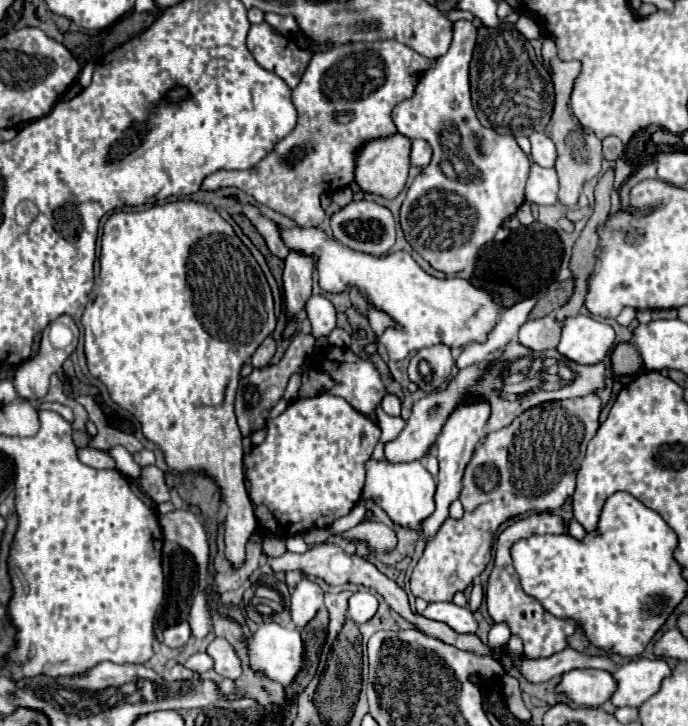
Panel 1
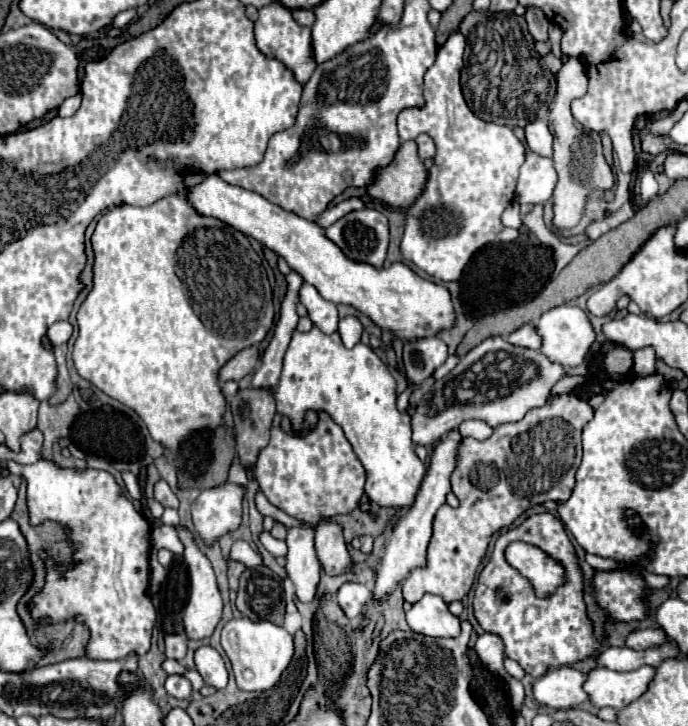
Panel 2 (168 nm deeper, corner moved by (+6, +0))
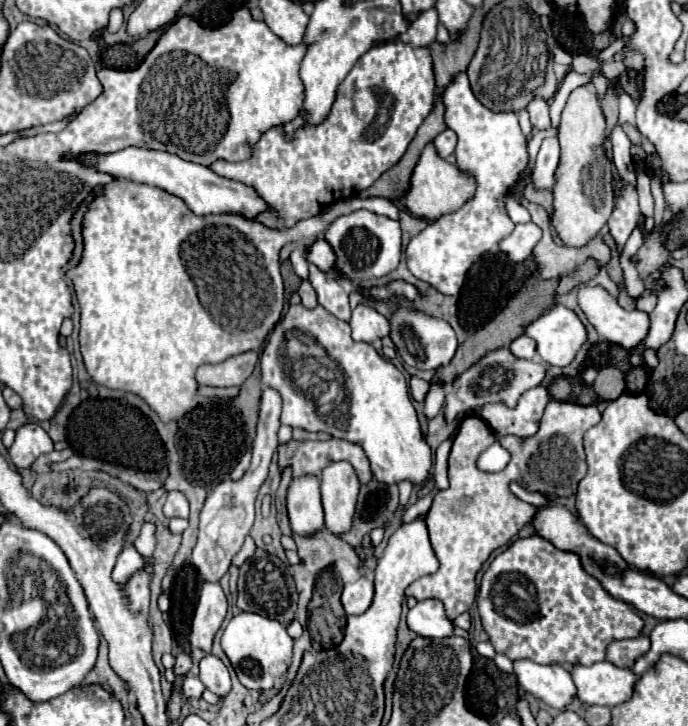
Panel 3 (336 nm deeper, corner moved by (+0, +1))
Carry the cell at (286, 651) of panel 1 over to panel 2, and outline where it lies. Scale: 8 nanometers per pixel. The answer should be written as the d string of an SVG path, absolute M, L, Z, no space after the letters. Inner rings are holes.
M246 617L232 619L224 625L222 629L222 649L226 651L236 683L242 691L268 691L272 689L284 669L288 667L292 655L294 655L294 645L292 645L292 635L284 629L278 627L270 621L250 621Z

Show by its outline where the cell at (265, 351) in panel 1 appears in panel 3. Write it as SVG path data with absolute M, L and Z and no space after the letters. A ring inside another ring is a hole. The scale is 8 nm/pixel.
M250 350L224 360L222 364L206 364L198 368L196 380L200 386L242 386L258 362L258 352Z

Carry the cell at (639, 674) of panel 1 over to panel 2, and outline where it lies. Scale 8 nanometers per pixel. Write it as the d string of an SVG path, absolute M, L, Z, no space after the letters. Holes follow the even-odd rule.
M594 667L588 671L584 681L584 691L594 707L612 707L622 709L630 705L642 691L646 691L650 679L654 677L652 667L640 667L634 671L612 671L606 667Z

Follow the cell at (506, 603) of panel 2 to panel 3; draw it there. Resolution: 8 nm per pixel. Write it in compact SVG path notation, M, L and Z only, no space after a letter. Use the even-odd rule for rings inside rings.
M532 534L514 540L500 552L486 568L478 594L478 612L486 634L496 652L506 654L510 660L532 660L536 664L576 664L592 666L606 660L606 650L612 642L636 638L644 626L642 618L622 600L612 598L596 578L592 578L576 552L556 550L552 542Z

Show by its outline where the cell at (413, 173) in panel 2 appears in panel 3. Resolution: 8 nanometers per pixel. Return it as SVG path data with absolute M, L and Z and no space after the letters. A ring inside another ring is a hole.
M428 144L420 158L418 158L418 164L414 166L412 170L412 182L410 182L410 188L408 188L408 194L404 194L404 206L406 210L416 216L416 218L426 218L426 220L434 220L446 212L452 212L452 210L458 210L472 194L474 194L474 182L462 174L454 164L448 164L446 160L442 160L438 154L436 154L436 148L434 144Z

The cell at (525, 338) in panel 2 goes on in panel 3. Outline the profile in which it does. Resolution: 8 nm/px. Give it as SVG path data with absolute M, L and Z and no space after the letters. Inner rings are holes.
M526 334L516 338L512 344L510 344L510 350L516 358L536 358L536 342L532 342L532 338L528 338Z

